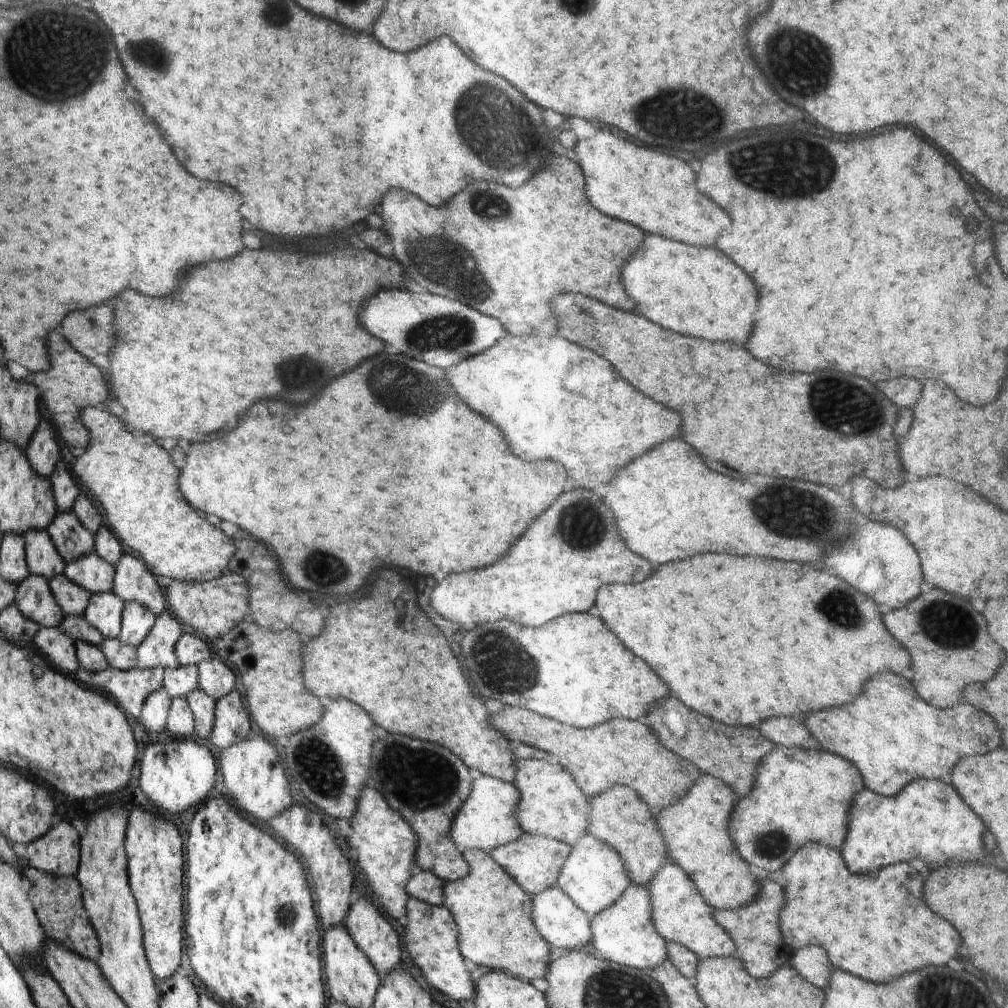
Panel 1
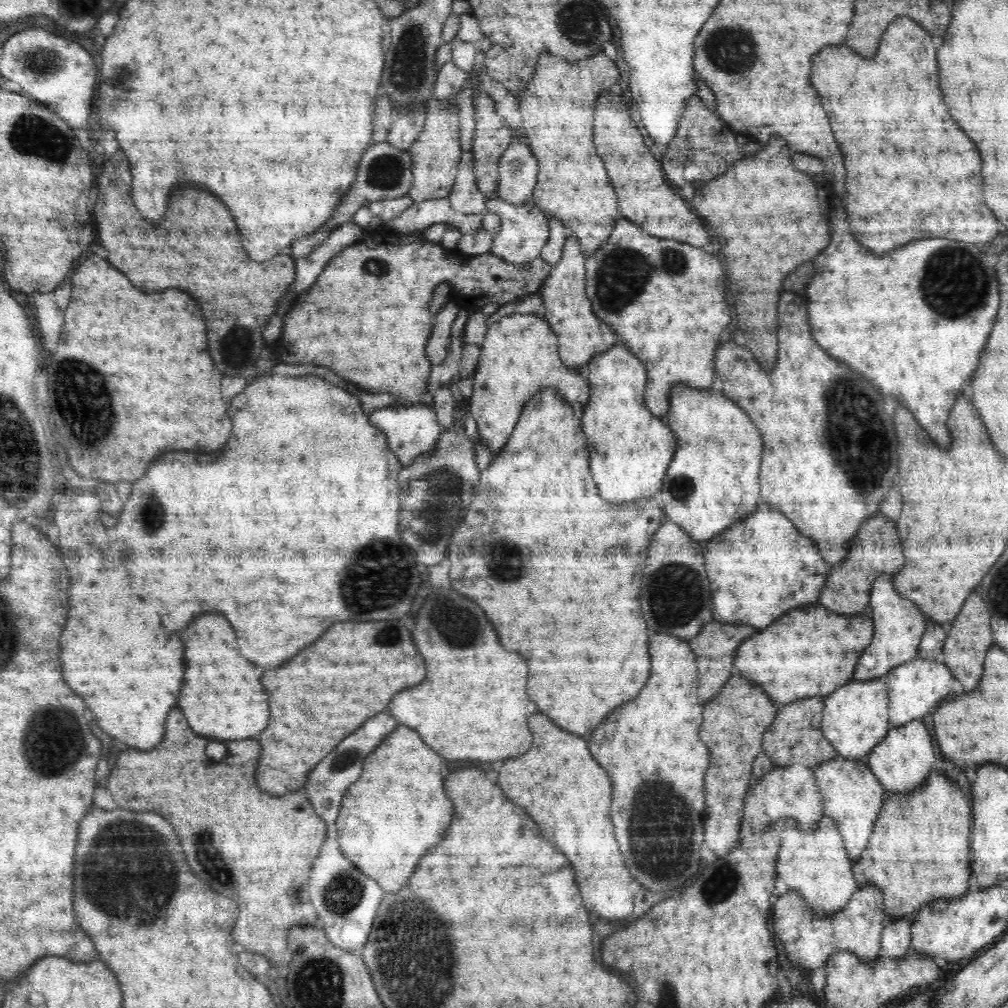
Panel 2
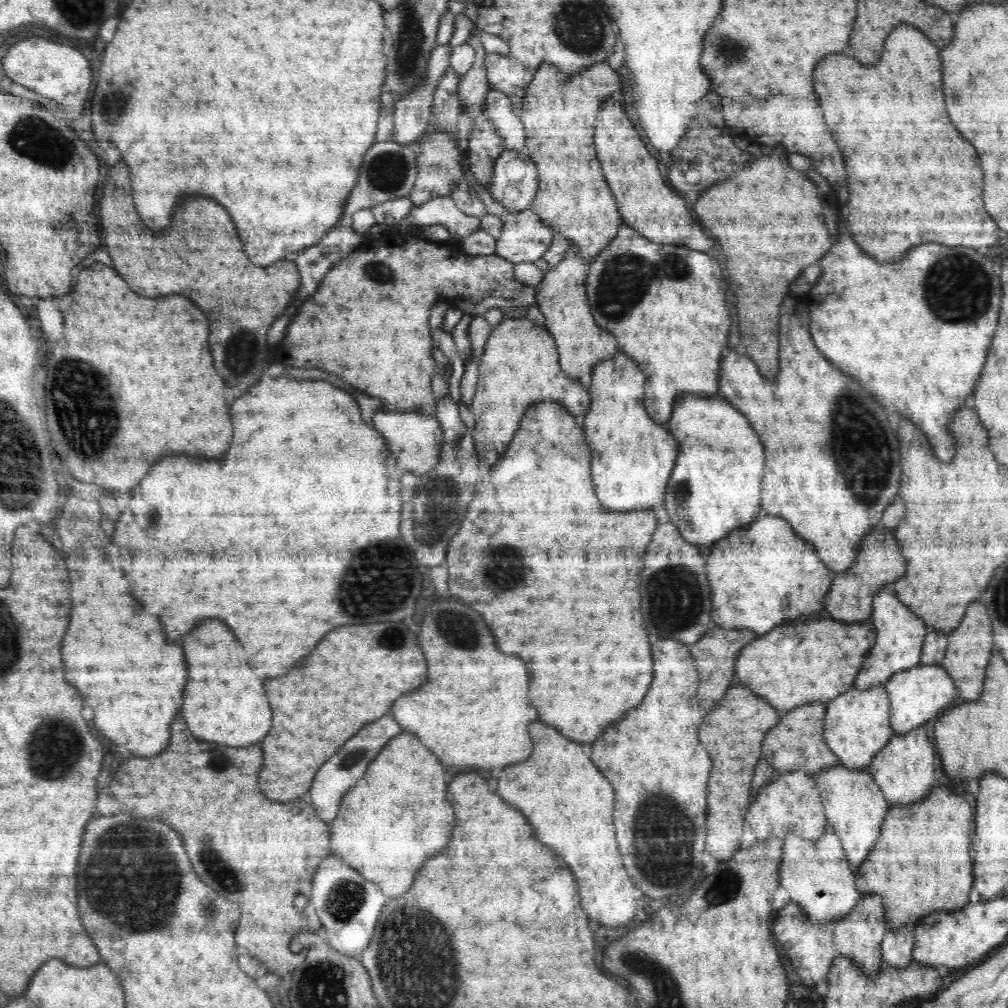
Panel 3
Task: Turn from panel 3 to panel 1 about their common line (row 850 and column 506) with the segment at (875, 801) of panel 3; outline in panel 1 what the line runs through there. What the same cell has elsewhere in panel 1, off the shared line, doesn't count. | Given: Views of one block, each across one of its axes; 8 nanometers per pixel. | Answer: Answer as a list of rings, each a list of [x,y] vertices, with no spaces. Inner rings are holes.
[[[524,833],[513,843],[505,844],[495,848],[490,854],[510,876],[514,879],[528,894],[532,896],[541,893],[547,888],[557,886],[557,878],[570,854],[571,846],[565,842],[554,840],[542,835]]]

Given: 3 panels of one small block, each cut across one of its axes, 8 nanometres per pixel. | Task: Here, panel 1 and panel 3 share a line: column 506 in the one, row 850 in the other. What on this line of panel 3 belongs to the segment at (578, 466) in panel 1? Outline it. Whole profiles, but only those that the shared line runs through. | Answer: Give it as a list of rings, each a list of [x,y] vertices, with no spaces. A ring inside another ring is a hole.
[[[400,732],[400,736],[392,738],[370,764],[364,780],[350,788],[350,792],[342,798],[338,814],[331,820],[332,846],[336,848],[336,856],[342,858],[350,868],[360,874],[392,898],[406,894],[422,864],[436,856],[450,842],[450,834],[454,830],[454,812],[446,802],[446,776],[440,760],[422,744],[411,732]]]

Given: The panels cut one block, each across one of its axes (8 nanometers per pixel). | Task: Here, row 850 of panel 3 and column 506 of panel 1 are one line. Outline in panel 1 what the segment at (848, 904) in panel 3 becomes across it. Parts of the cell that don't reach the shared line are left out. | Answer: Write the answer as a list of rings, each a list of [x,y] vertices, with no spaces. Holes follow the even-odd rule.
[[[488,775],[476,776],[470,794],[459,808],[451,824],[450,836],[457,849],[480,849],[491,853],[495,848],[513,843],[524,833],[515,813],[519,810],[521,794],[514,783],[507,783]]]

